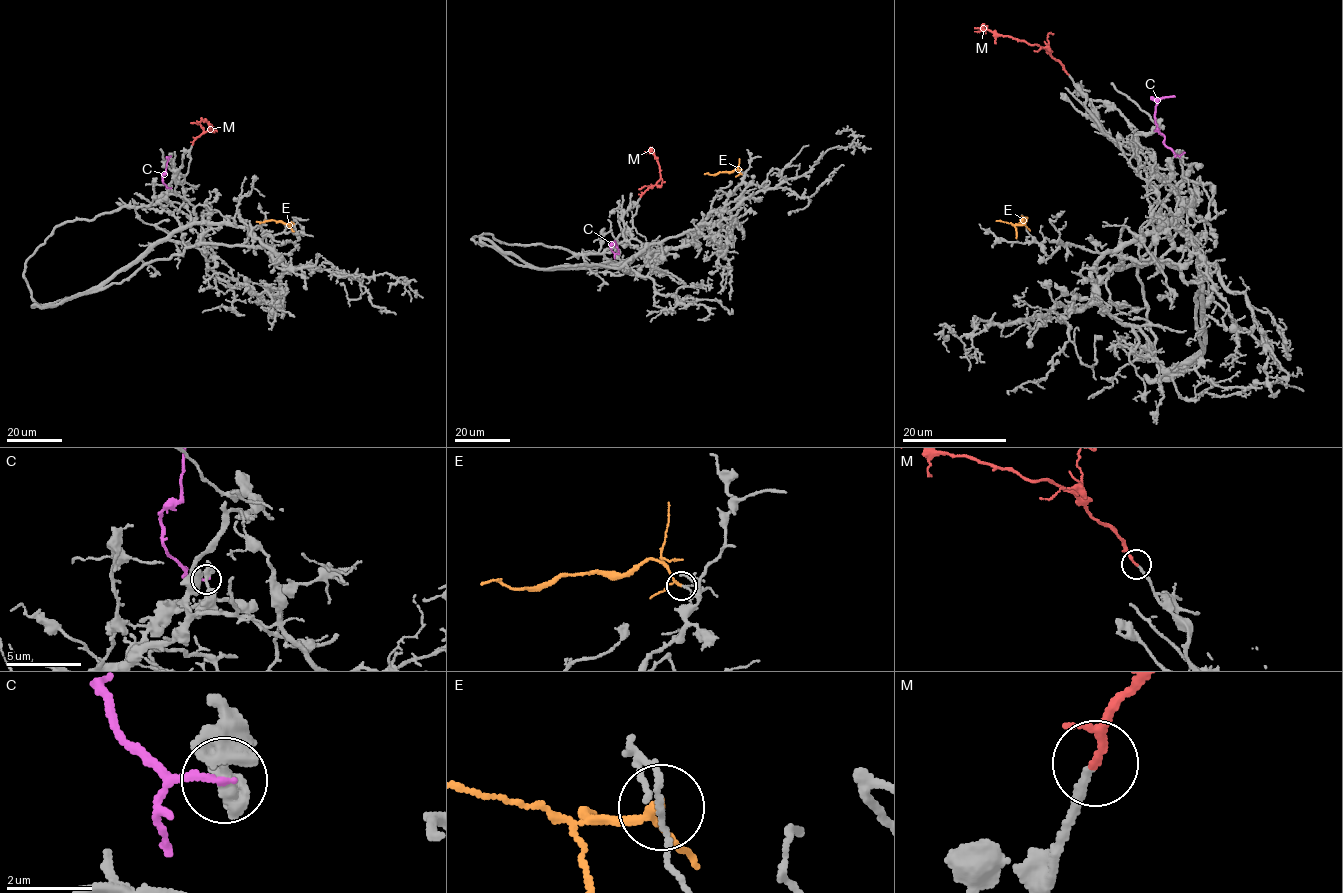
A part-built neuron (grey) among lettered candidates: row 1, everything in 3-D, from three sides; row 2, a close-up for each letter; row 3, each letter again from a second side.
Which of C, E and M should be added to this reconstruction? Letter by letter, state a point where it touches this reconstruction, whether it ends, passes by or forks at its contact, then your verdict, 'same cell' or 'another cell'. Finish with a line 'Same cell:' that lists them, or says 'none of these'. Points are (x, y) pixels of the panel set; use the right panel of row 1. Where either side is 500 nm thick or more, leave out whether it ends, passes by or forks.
C: meets grey at (1175, 156); another cell
E: meets grey at (1025, 223); it passes by; another cell
M: meets grey at (1068, 74); it passes by; same cell
Same cell: M

